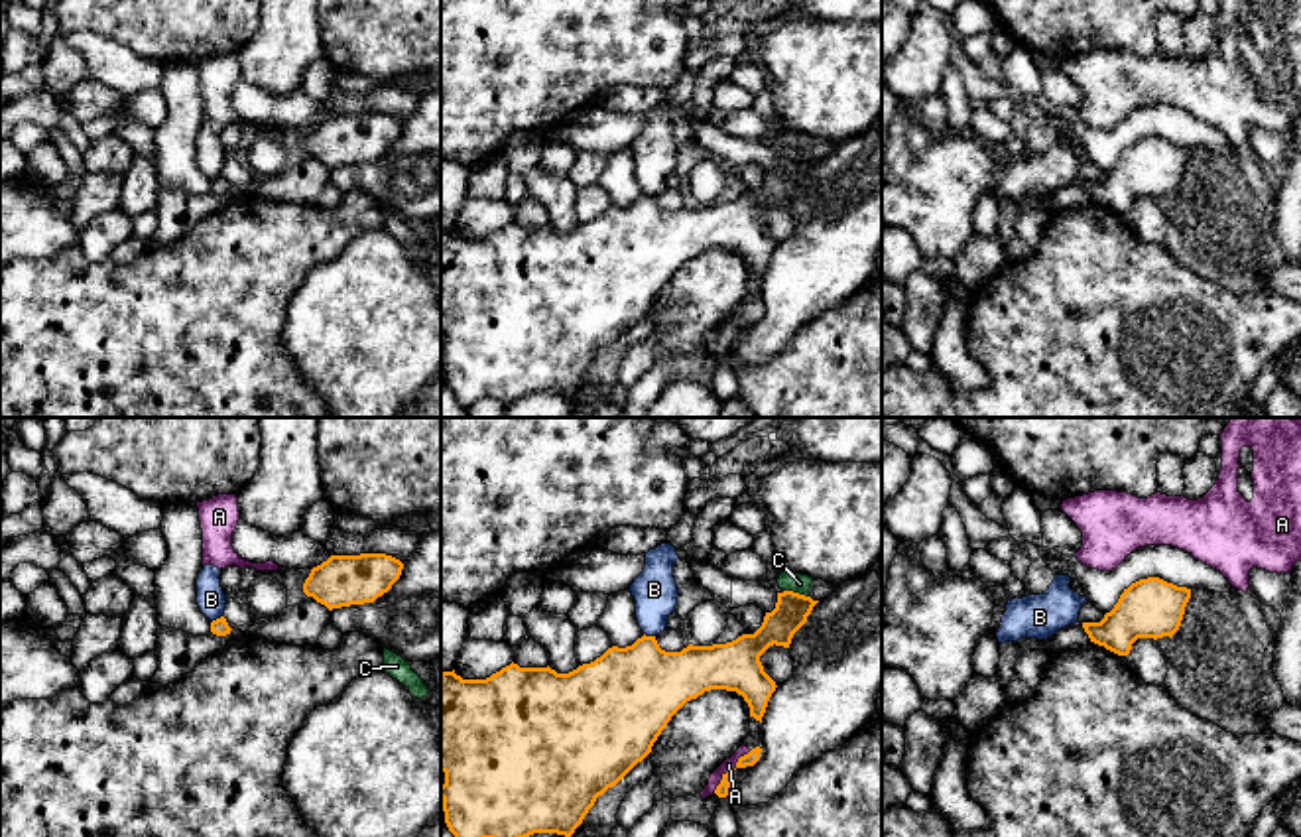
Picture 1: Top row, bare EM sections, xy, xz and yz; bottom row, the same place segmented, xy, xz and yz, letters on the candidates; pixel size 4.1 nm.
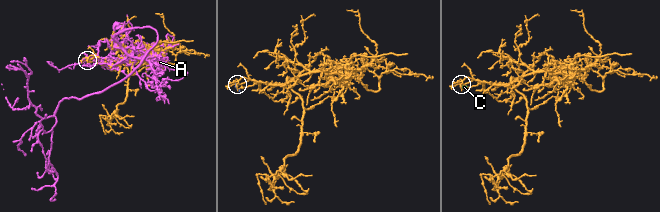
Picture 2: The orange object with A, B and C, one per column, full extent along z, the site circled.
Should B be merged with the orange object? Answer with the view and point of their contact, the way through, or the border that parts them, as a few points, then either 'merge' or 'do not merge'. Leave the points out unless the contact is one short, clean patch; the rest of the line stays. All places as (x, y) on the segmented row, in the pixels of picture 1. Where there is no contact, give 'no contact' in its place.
xy (217, 619) | along xy (223, 615), (211, 623) | do not merge

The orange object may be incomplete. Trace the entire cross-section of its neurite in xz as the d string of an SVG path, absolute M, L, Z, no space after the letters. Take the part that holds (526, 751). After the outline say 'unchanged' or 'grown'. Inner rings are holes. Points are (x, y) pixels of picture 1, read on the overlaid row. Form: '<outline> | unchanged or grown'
M783 591L772 612L766 612L754 634L742 634L726 644L693 646L665 652L655 636L642 636L632 646L608 648L600 658L569 674L547 668L510 664L486 679L463 679L441 674L441 800L445 823L455 837L529 837L557 833L571 837L596 798L616 786L650 752L671 717L691 699L711 689L736 691L750 707L750 717L762 723L775 681L764 672L760 656L770 646L789 648L793 634L807 622L819 601Z | unchanged

